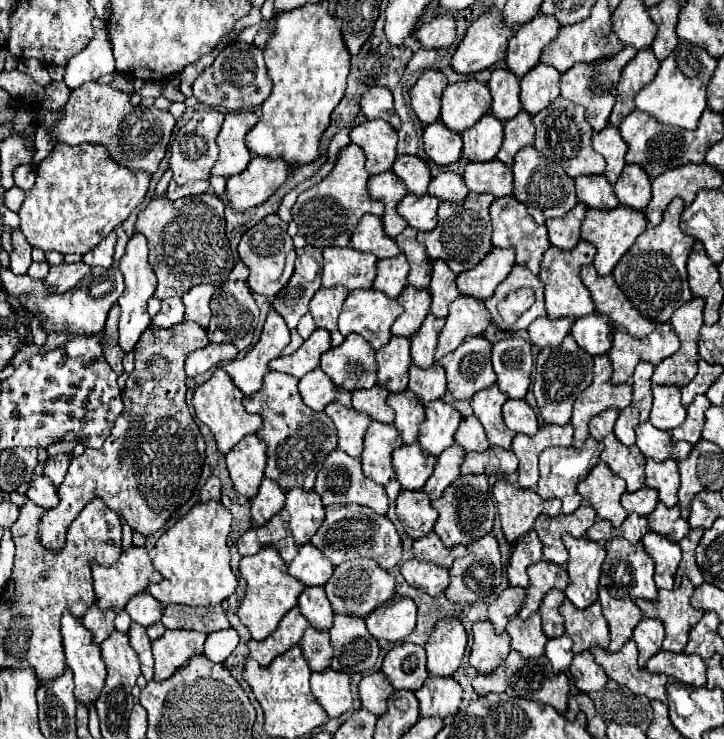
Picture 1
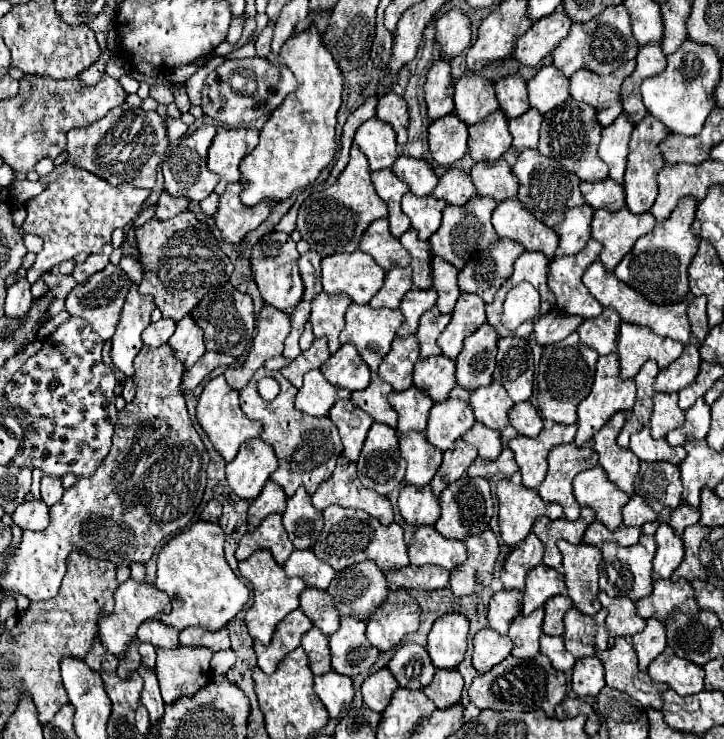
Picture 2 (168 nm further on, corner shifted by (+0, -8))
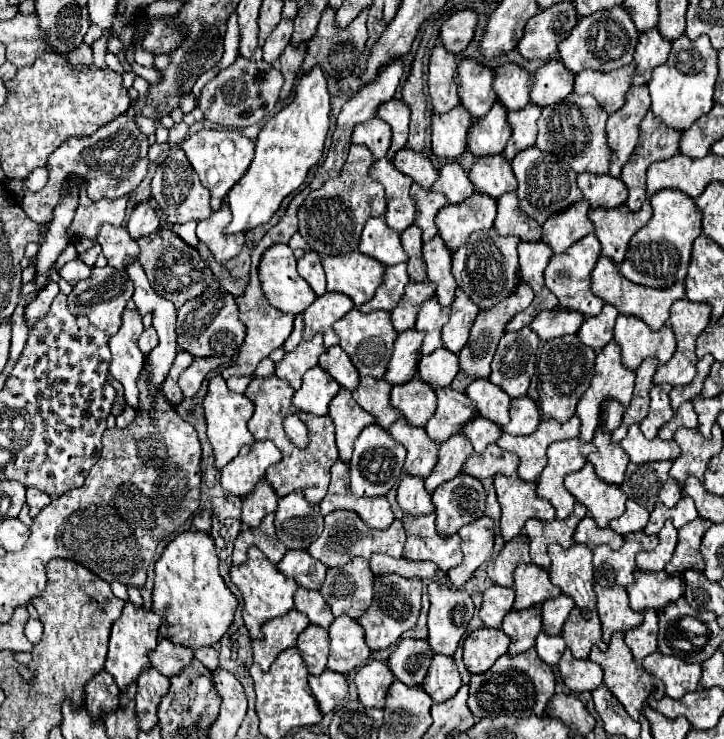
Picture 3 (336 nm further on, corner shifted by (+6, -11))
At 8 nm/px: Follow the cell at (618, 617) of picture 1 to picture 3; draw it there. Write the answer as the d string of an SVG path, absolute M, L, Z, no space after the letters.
M594 585L598 597L598 615L602 621L602 639L604 643L610 641L612 633L616 631L630 631L642 623L642 613L630 611L628 607L628 593L622 587L600 587Z

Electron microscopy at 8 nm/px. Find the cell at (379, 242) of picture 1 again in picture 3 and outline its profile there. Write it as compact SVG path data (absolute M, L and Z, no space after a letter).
M370 217L366 221L358 249L364 255L380 261L384 267L390 267L408 259L408 255L402 251L400 235L386 225L384 217Z

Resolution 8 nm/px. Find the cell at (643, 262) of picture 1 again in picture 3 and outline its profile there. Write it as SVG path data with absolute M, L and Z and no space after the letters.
M676 189L658 191L650 199L650 205L654 209L654 215L630 239L626 257L620 265L620 275L624 275L632 283L638 283L644 287L666 289L678 281L684 281L684 277L686 277L692 243L702 233L702 229L700 229L702 213L688 195L684 195L682 191L676 191Z

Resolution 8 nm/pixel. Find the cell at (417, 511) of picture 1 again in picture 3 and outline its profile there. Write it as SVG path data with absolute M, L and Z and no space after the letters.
M406 475L398 485L398 505L406 515L430 515L434 511L432 497L424 489L424 481Z

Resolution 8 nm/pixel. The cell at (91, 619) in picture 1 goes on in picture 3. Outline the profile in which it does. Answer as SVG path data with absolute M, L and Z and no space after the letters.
M100 671L86 683L86 707L92 717L100 717L102 711L114 711L118 707L118 695L120 689L114 683L112 675L108 671Z

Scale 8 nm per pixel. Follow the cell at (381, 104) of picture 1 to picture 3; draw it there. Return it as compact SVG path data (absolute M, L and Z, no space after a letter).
M390 99L386 103L382 103L378 107L378 113L376 113L382 121L386 121L392 129L392 145L388 149L388 157L392 161L394 153L400 151L406 141L408 141L408 121L410 121L410 109L406 103L398 101L398 99Z

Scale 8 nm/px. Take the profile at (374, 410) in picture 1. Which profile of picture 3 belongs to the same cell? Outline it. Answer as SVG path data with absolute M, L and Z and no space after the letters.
M362 377L358 389L352 393L354 401L364 411L372 413L382 429L388 429L394 421L398 421L398 417L402 417L402 413L390 405L390 389L392 387L384 379Z

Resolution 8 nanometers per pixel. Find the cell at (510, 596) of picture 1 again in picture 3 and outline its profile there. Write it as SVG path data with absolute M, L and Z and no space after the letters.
M492 585L484 593L484 603L480 609L480 619L486 627L498 629L502 625L502 619L512 611L514 603L514 589Z

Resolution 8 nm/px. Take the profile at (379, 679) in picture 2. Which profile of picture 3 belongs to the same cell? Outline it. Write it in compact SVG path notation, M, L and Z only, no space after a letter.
M370 661L368 665L360 667L354 683L358 687L358 697L364 707L384 709L386 691L394 683L394 675L386 663Z

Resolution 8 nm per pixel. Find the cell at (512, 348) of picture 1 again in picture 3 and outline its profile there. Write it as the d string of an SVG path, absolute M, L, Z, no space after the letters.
M530 327L504 333L498 343L490 381L506 391L512 399L524 397L528 393L528 385L536 367L538 343L540 339Z

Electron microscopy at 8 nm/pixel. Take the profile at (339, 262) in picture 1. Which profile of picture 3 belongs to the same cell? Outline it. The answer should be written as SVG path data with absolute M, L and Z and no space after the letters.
M354 251L322 259L328 291L348 295L356 307L368 303L384 277L384 265L372 257Z

